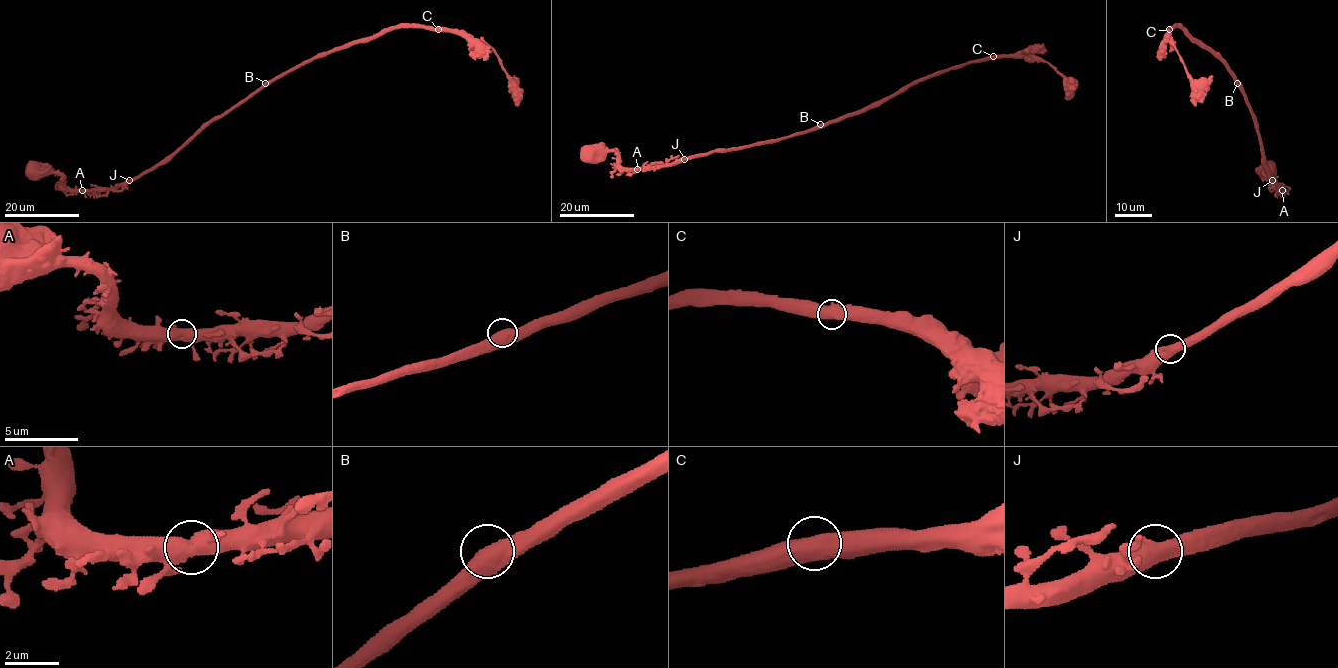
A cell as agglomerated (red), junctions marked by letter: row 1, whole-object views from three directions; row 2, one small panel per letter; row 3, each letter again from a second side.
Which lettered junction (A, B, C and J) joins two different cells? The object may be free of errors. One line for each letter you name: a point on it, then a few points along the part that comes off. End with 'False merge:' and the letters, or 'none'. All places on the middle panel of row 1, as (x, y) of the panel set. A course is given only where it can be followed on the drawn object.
False merge: none

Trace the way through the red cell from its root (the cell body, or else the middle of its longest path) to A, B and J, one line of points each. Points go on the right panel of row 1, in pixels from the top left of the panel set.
A: (1267, 168), (1264, 176), (1282, 191)
B: (1267, 168), (1264, 176), (1281, 190), (1265, 168), (1256, 123), (1243, 88), (1237, 83)
J: (1267, 168), (1264, 176), (1281, 190), (1272, 180)

